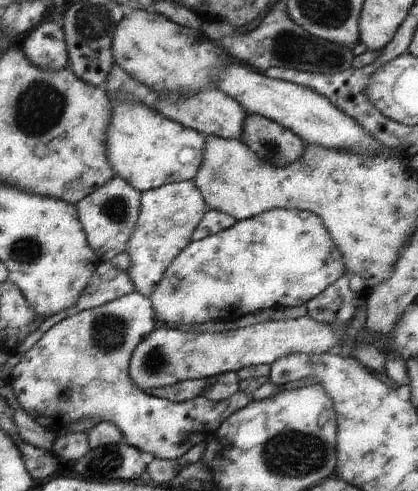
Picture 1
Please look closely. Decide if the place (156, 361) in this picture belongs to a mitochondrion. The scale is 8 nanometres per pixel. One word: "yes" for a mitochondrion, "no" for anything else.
yes

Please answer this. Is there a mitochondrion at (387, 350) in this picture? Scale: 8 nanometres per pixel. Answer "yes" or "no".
no

